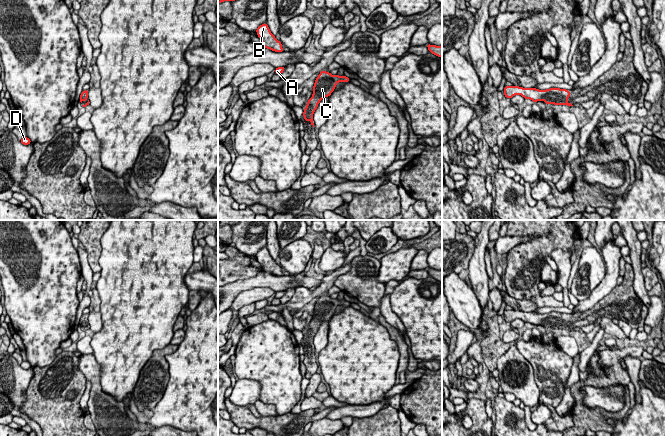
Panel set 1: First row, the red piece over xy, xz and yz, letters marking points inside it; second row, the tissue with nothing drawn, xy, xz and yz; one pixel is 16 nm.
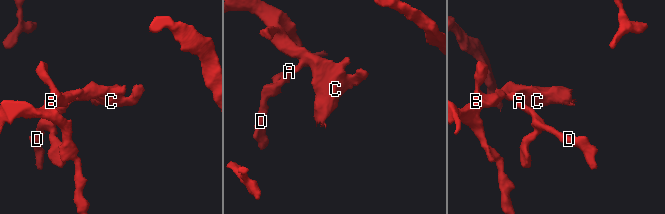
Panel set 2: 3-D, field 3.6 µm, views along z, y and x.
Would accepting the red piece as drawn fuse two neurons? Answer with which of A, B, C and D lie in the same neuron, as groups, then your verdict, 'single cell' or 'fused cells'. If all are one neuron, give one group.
A B C D | single cell

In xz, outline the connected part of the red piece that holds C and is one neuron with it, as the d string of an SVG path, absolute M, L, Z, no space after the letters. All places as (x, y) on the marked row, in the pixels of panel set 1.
M322 70L318 77L315 79L315 83L313 85L313 94L310 99L307 101L307 105L304 108L303 117L306 121L310 121L313 127L313 114L318 107L320 101L329 97L331 93L334 91L338 82L350 82L350 78L345 75L332 75L330 72L326 72Z

